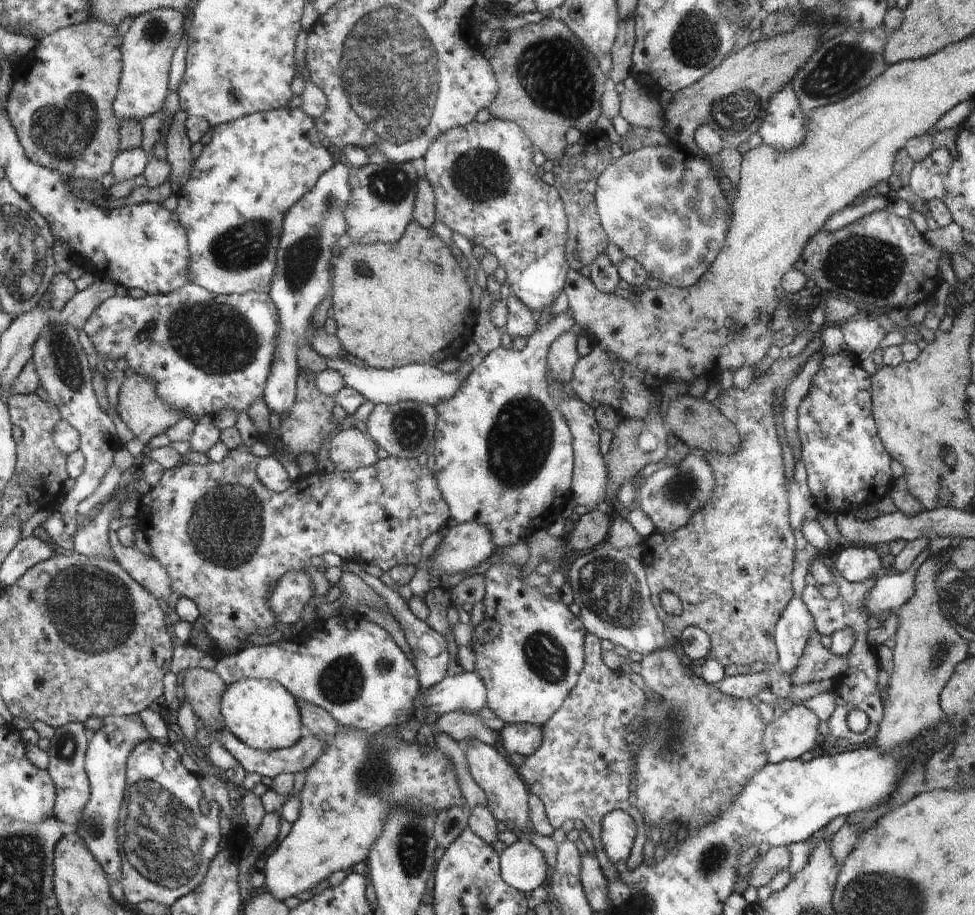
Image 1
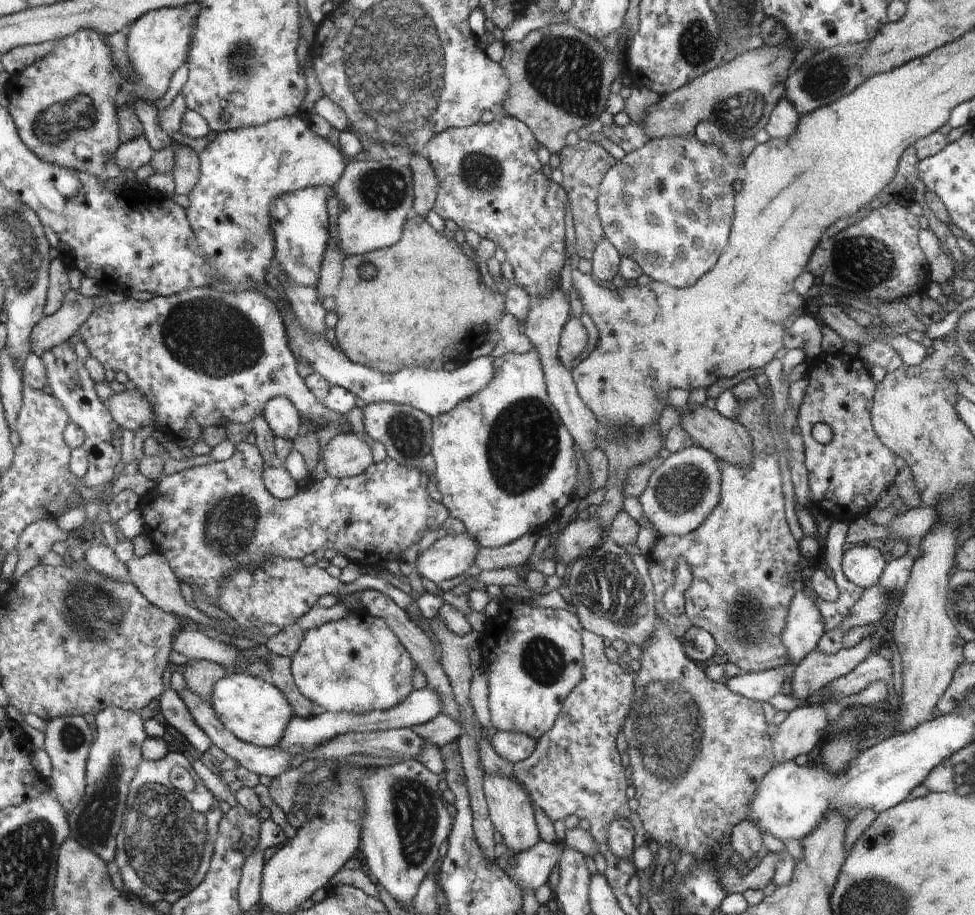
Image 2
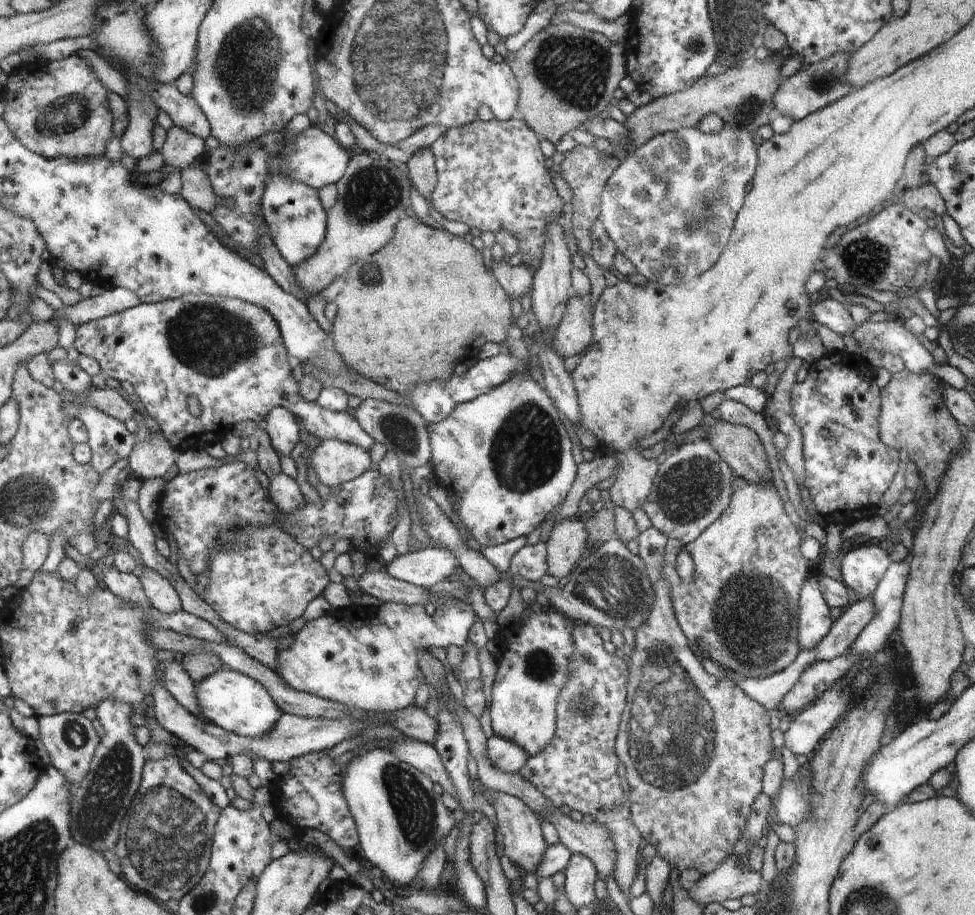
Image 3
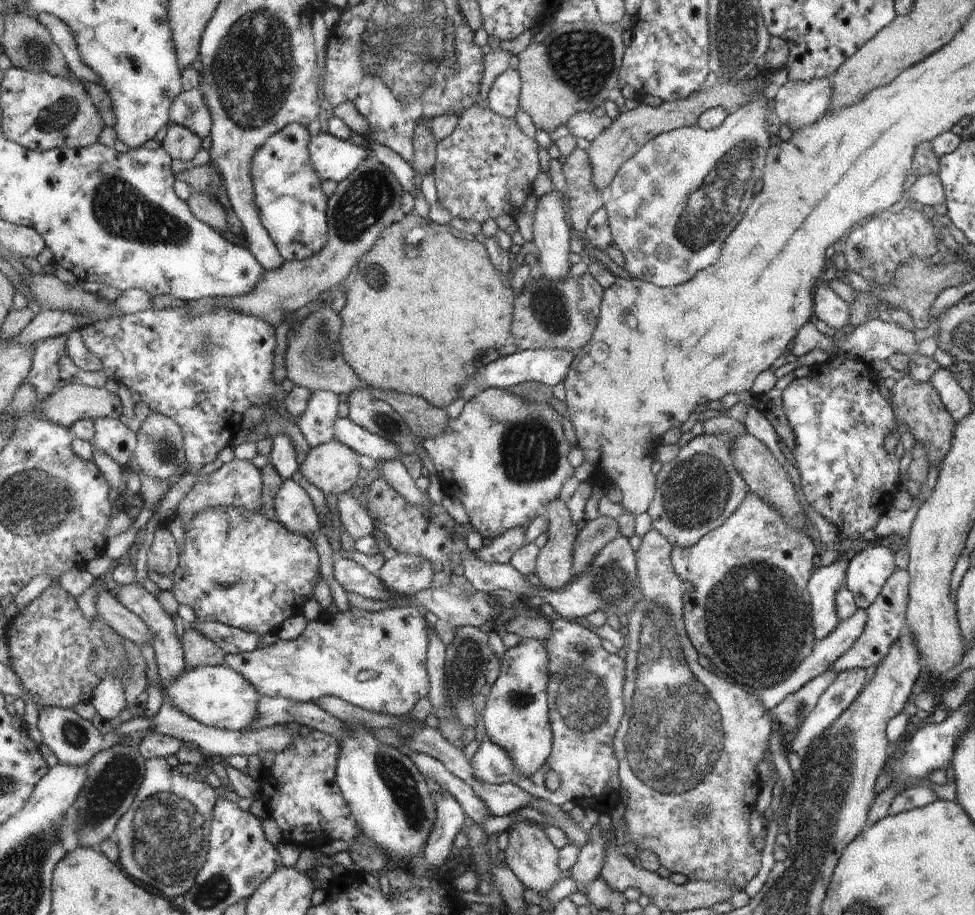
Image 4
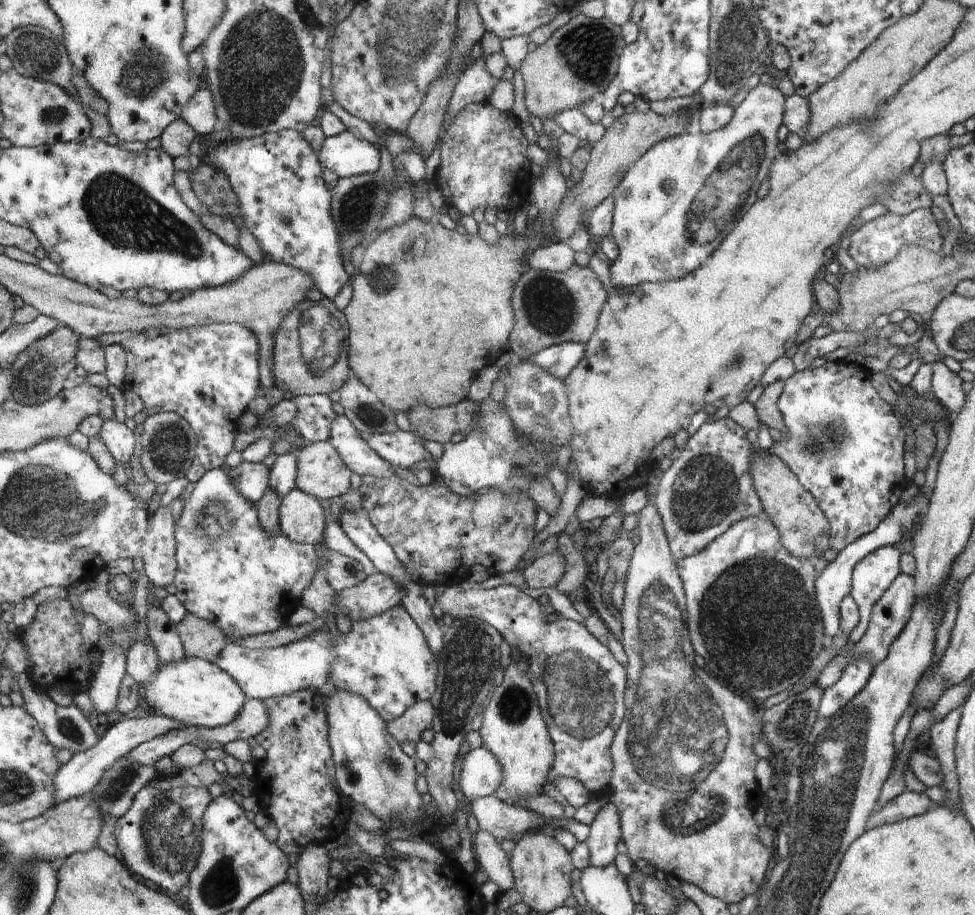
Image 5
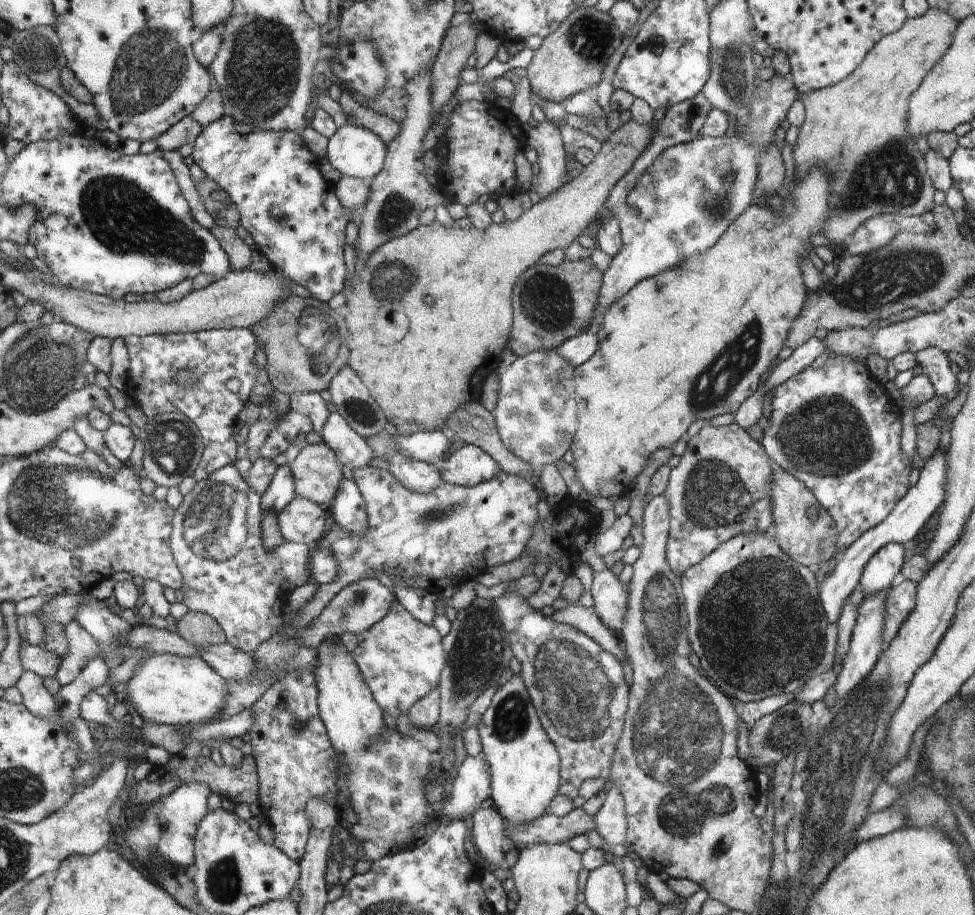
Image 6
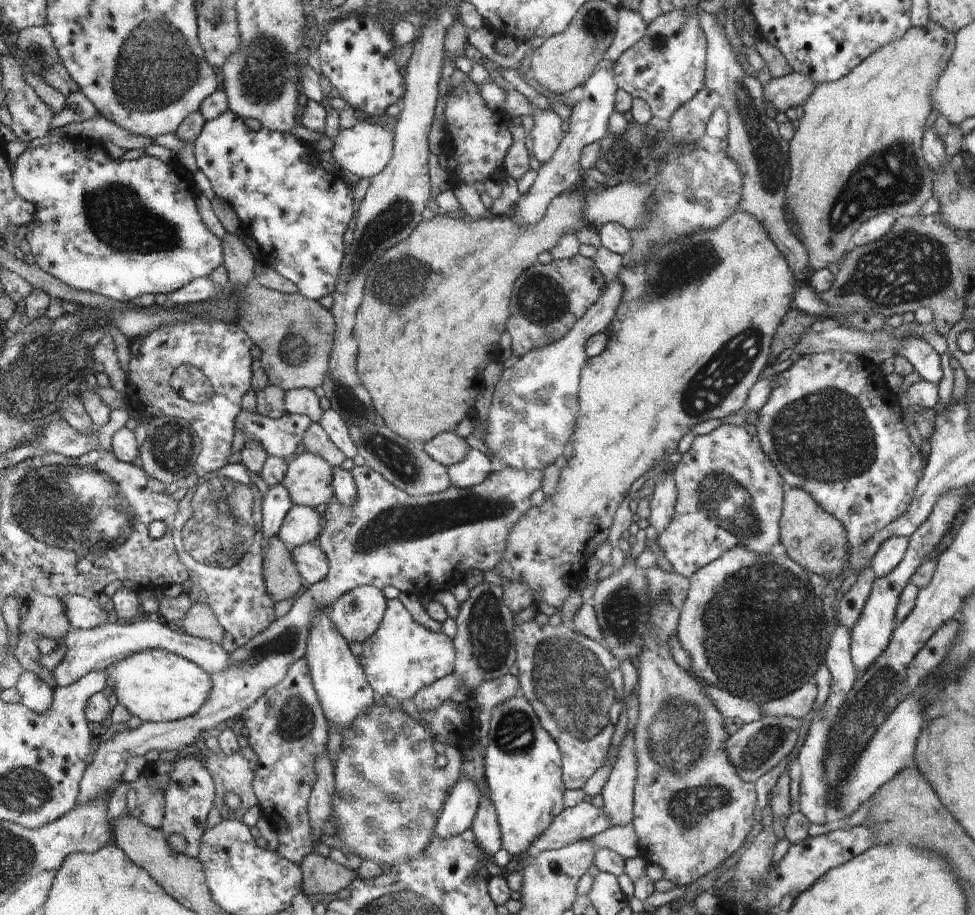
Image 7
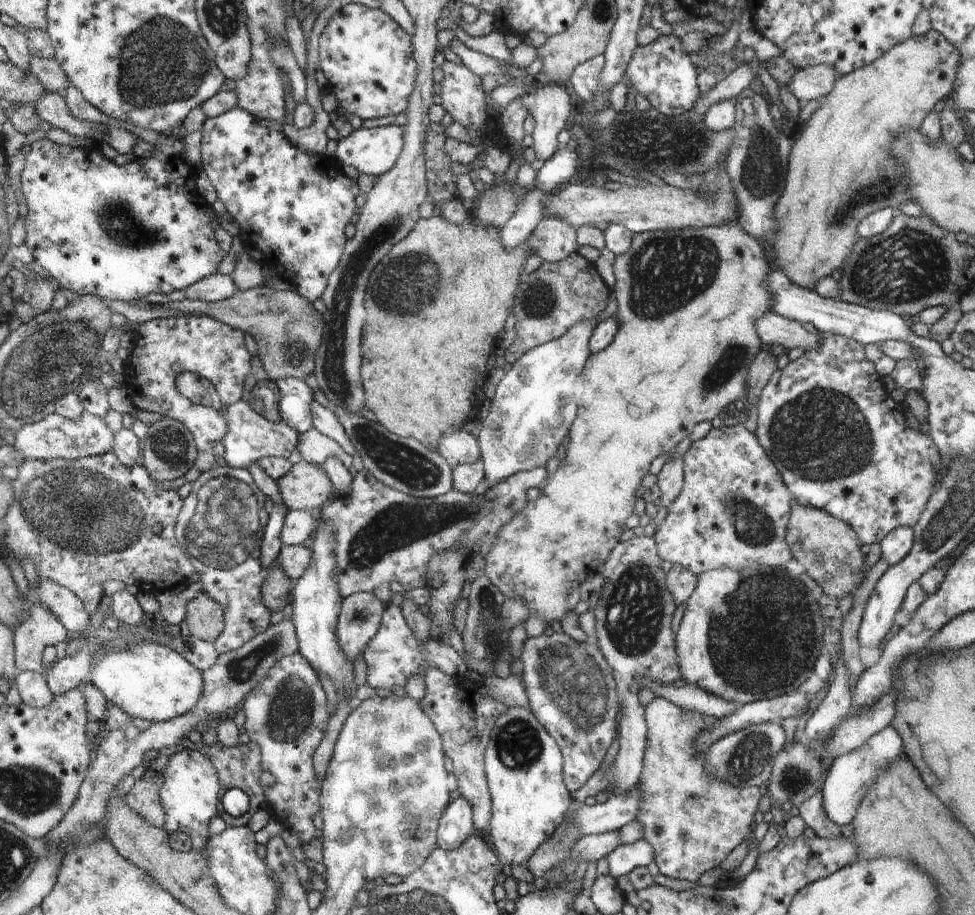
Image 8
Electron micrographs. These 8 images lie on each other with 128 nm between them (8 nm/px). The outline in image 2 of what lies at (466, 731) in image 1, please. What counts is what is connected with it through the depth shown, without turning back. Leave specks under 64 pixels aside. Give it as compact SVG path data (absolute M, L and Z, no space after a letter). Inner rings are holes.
M440 712L428 722L414 725L412 730L432 746L443 747L457 740L460 736L461 726L450 715Z

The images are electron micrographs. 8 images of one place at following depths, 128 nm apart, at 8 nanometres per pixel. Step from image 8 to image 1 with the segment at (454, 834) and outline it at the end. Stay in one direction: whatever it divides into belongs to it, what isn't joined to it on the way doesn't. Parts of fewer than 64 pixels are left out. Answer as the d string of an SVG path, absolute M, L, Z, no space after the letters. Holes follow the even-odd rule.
M526 723L505 724L499 734L502 746L508 754L517 752L527 757L534 754L541 745L543 727Z

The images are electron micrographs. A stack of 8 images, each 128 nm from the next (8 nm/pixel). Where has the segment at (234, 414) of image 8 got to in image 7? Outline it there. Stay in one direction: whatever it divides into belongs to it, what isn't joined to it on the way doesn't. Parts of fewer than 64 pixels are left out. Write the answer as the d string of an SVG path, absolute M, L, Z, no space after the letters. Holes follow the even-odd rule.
M242 408L236 420L236 430L243 433L245 446L249 440L258 440L263 452L285 459L298 450L310 423L311 420L304 415L287 413L280 419L272 420Z

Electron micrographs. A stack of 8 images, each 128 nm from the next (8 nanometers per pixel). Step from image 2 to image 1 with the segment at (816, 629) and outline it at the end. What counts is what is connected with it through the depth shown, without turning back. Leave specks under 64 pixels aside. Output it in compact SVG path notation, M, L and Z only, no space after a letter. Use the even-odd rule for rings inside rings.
M794 597L776 626L777 663L783 673L791 674L799 666L798 660L801 660L808 646L815 623L807 604L801 598Z

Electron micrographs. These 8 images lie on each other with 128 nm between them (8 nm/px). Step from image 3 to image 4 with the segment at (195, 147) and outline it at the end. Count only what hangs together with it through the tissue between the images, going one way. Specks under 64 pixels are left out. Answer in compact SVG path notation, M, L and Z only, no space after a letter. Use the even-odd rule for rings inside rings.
M173 123L168 129L168 134L163 145L174 159L194 160L202 148L202 140L191 128Z

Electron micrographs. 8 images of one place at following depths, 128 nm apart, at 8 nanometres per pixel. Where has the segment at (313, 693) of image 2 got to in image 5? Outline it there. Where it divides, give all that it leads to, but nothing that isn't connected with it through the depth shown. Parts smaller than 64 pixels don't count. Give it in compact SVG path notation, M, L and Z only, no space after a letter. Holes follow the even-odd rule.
M401 604L373 616L372 619L354 621L348 634L340 634L335 642L327 628L326 631L312 633L295 643L270 650L248 649L242 643L230 642L217 664L242 685L247 698L261 701L278 695L292 695L293 692L306 690L308 687L319 691L323 684L332 680L336 689L346 689L362 695L387 723L402 716L415 702L428 701L436 694L438 658L429 647L421 627Z

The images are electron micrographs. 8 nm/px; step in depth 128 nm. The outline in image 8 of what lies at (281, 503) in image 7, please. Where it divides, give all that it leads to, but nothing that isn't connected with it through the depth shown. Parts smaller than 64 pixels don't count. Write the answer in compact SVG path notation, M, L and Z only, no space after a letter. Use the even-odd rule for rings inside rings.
M281 504L280 507L274 505L272 512L268 515L269 519L262 527L263 537L261 538L259 551L261 552L262 564L267 568L267 571L278 560L283 545L280 535L287 514L288 510L284 504Z

